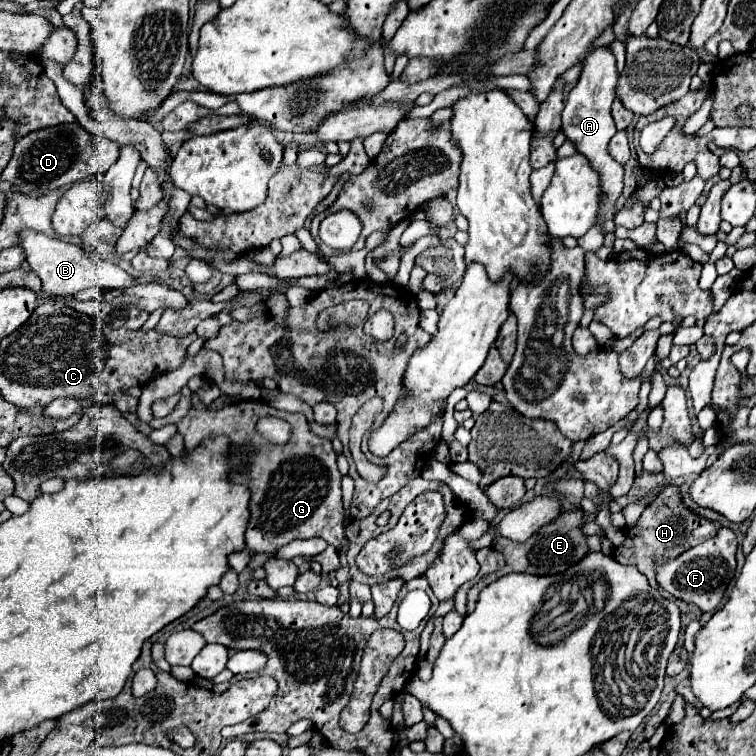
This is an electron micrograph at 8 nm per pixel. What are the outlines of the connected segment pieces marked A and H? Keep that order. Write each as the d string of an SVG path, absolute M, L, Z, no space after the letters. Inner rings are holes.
M610 45L604 47L596 47L592 49L586 59L584 59L584 69L580 73L580 79L576 83L576 87L568 93L568 101L566 107L562 111L562 131L564 135L576 143L578 153L584 153L590 163L596 167L596 171L600 173L602 179L602 203L600 203L600 215L596 219L596 225L578 239L578 245L584 251L596 251L600 249L604 235L608 231L614 231L615 223L612 223L612 217L616 213L614 209L614 201L618 199L618 195L622 193L622 165L616 163L610 155L608 155L608 141L614 137L616 133L616 125L610 113L610 105L616 99L616 83L618 83L618 69L616 69L616 59L614 53L610 49Z
M668 485L658 497L654 503L650 503L640 521L626 529L624 535L624 545L614 549L614 557L620 561L620 563L632 563L636 565L650 581L650 585L660 593L662 597L676 600L668 592L666 592L658 583L656 583L656 563L654 559L656 557L666 557L666 559L674 559L676 555L680 555L682 551L706 541L706 539L712 539L712 535L716 535L716 531L720 529L720 521L710 521L710 519L704 519L700 515L696 515L692 509L688 509L682 501L682 493L680 493L680 487L678 485ZM690 517L692 517L692 523L690 523Z

